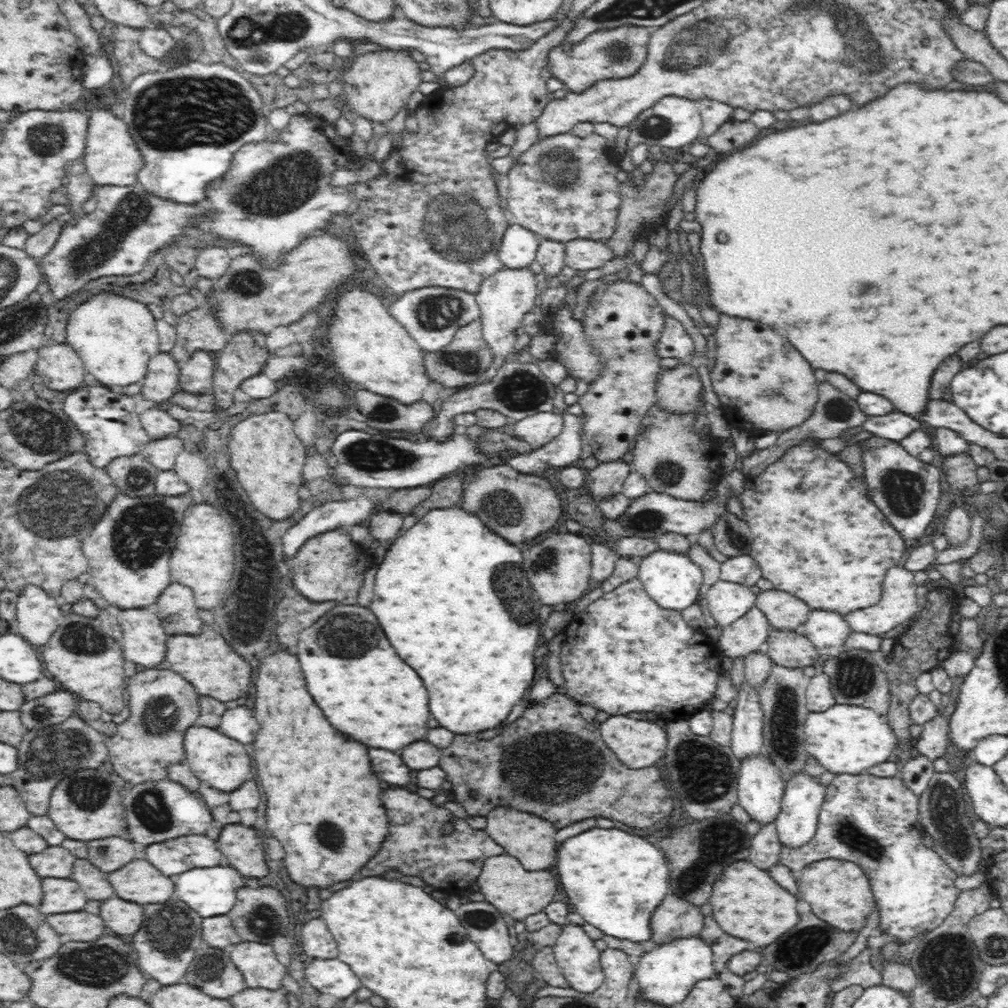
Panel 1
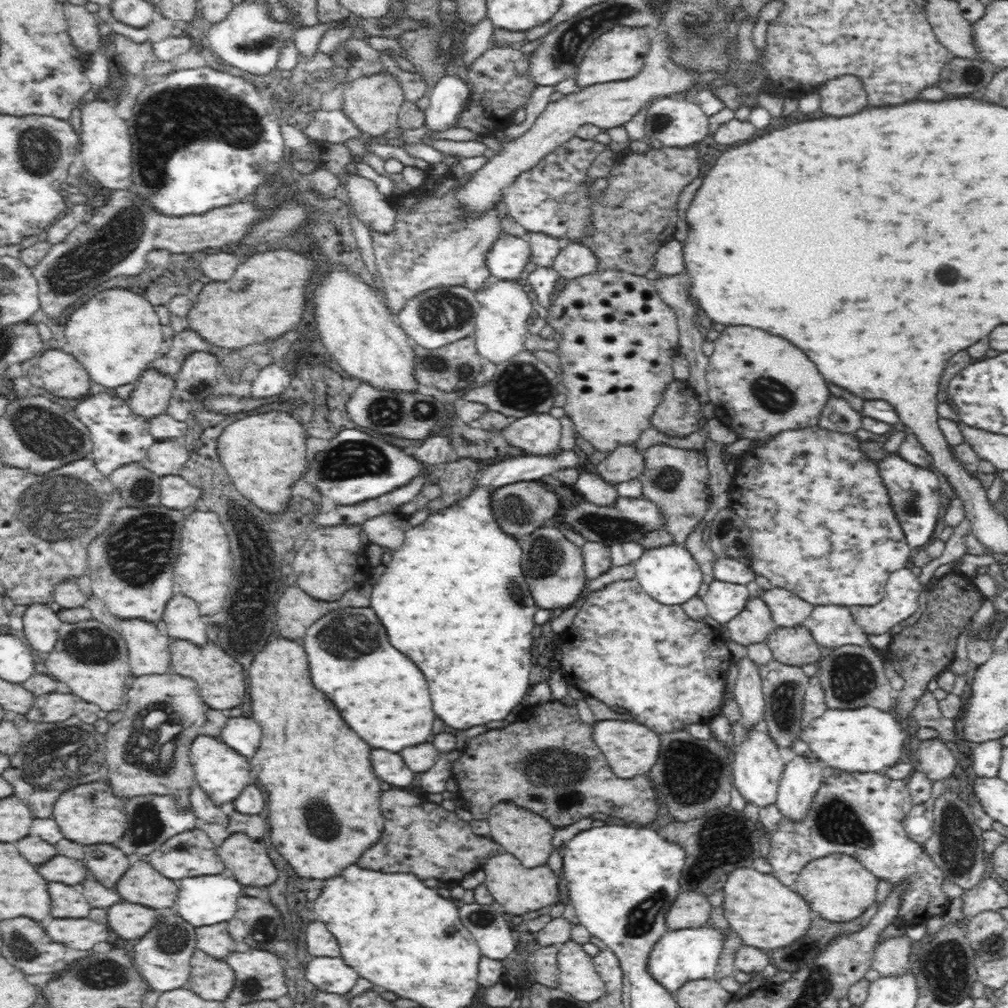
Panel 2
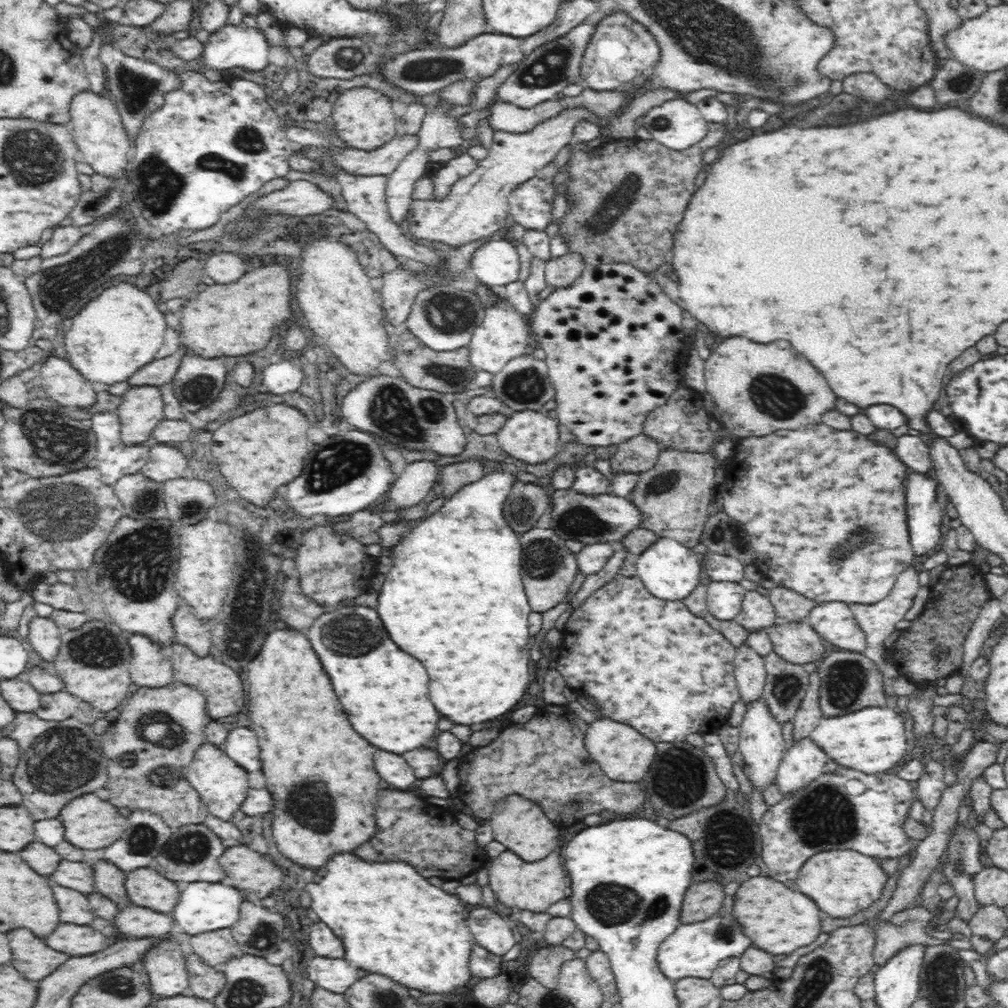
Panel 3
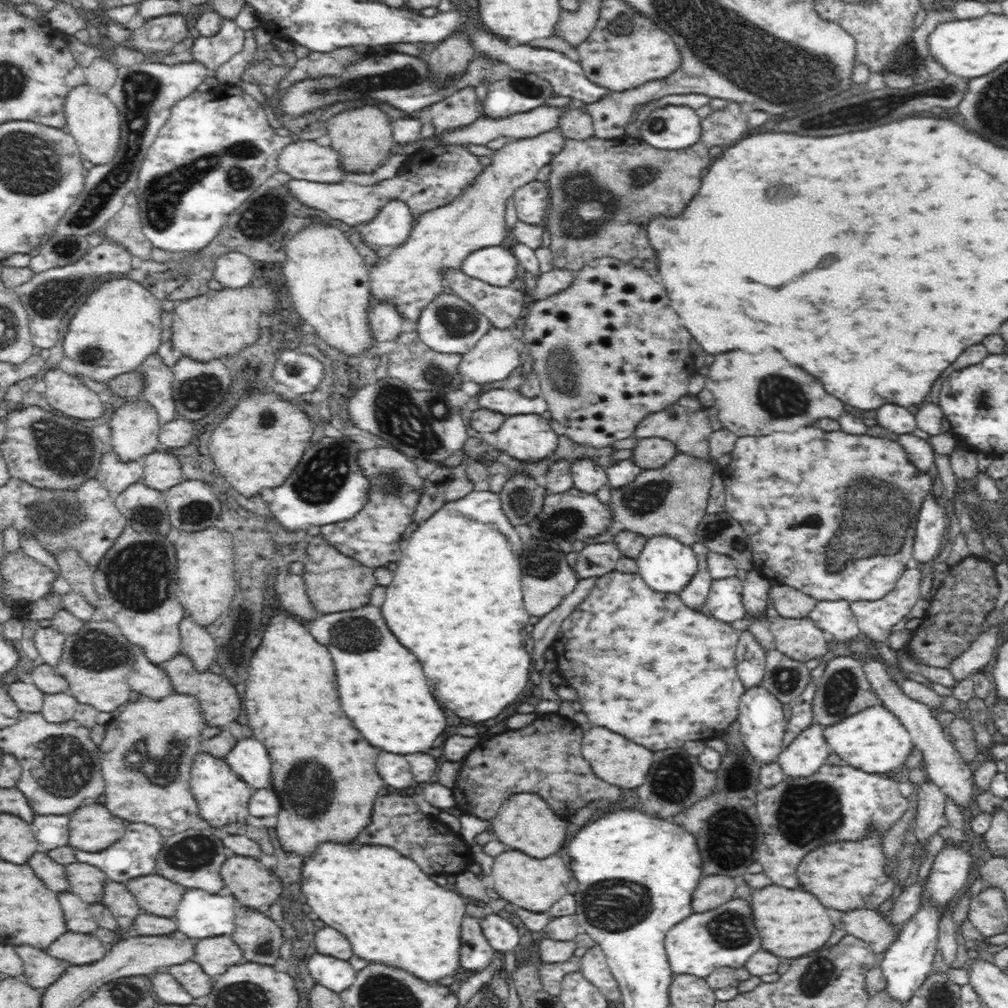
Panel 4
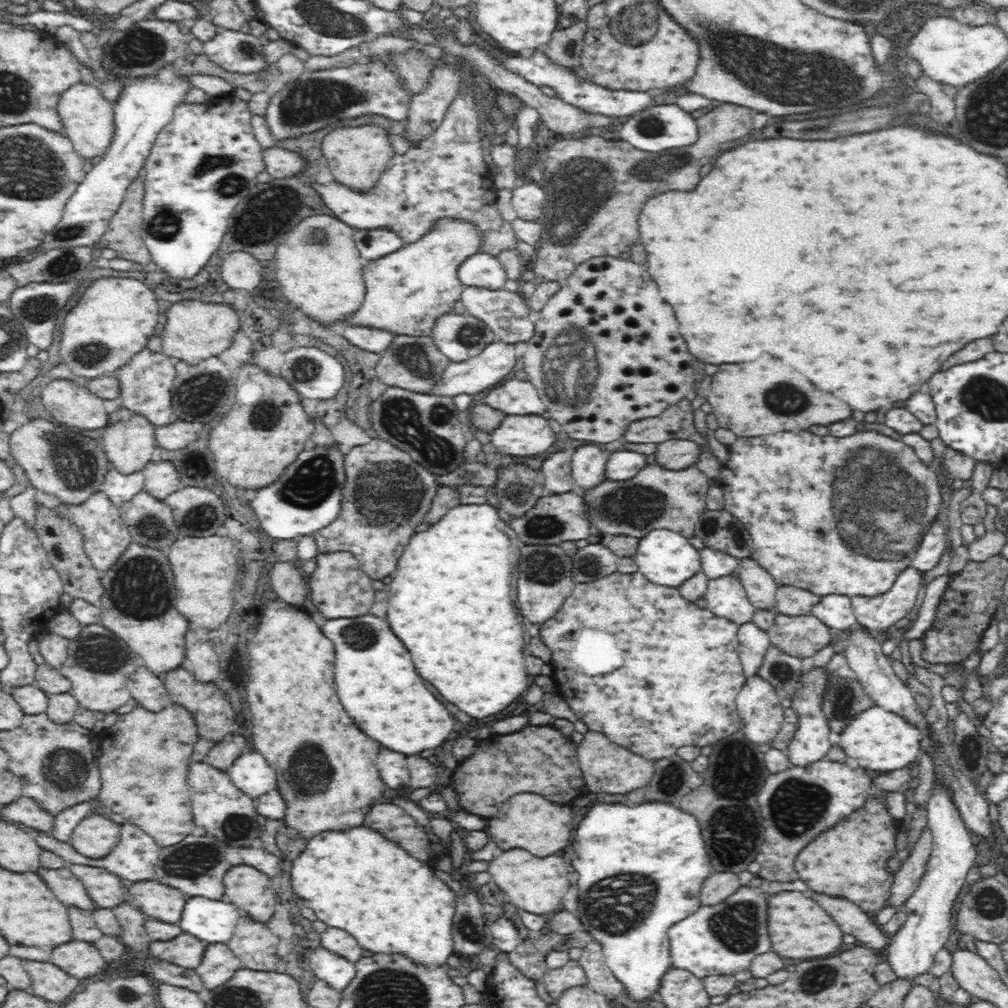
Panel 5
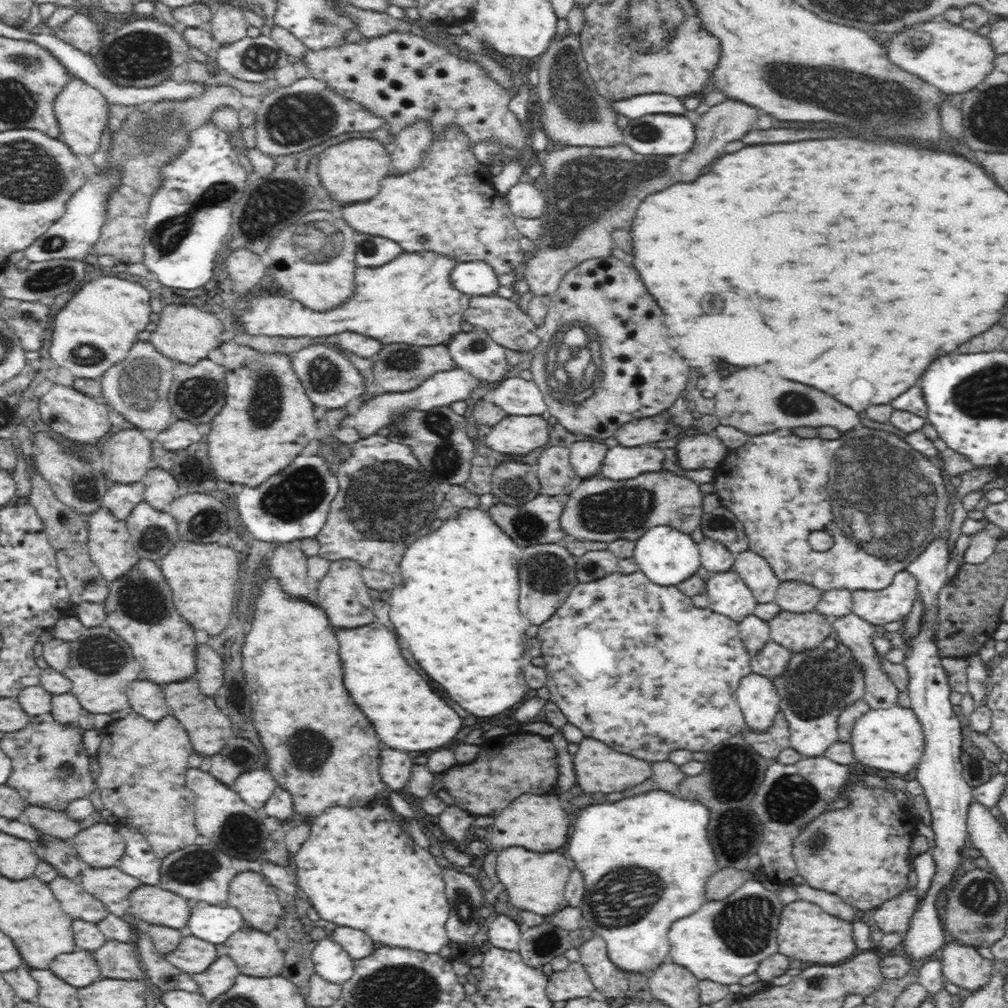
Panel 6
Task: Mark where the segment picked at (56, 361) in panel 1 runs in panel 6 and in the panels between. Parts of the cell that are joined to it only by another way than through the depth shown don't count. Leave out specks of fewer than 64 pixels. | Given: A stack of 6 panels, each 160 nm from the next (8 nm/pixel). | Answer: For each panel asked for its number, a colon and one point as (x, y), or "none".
2: (62, 374)
3: (65, 386)
4: (69, 395)
5: (74, 406)
6: (80, 418)

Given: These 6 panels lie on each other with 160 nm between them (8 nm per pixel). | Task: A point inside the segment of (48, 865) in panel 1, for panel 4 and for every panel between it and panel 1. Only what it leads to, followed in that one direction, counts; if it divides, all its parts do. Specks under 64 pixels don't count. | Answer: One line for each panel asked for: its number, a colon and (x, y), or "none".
2: (69, 871)
3: (79, 876)
4: (88, 882)

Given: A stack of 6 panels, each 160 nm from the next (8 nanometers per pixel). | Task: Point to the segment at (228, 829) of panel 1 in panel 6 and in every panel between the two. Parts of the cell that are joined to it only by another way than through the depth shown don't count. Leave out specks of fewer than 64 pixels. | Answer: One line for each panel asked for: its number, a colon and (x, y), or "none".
2: (250, 863)
3: (250, 872)
4: (252, 885)
5: (246, 887)
6: (254, 897)

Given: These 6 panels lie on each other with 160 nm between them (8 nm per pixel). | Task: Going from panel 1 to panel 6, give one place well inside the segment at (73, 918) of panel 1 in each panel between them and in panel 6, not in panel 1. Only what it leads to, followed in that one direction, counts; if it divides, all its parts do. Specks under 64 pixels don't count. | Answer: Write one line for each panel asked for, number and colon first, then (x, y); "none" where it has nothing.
2: (81, 934)
3: (70, 939)
4: (77, 949)
5: (78, 959)
6: (79, 970)

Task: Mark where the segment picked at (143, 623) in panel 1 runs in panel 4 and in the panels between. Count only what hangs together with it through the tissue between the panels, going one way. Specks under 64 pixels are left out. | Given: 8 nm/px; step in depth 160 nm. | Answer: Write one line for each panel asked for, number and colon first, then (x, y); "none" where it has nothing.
2: (149, 653)
3: (149, 667)
4: (149, 680)

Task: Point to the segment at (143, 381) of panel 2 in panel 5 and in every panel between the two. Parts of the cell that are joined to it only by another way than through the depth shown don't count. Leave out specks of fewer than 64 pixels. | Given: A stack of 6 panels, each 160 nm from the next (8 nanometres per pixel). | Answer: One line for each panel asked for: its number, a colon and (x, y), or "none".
3: (141, 410)
4: (134, 427)
5: (128, 445)

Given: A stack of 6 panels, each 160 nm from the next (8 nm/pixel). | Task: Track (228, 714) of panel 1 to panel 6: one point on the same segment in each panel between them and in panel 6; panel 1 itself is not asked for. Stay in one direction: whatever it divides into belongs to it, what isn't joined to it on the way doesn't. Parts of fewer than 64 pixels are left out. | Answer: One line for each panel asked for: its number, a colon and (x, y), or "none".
2: (240, 734)
3: (242, 747)
4: (248, 760)
5: (250, 773)
6: (255, 787)

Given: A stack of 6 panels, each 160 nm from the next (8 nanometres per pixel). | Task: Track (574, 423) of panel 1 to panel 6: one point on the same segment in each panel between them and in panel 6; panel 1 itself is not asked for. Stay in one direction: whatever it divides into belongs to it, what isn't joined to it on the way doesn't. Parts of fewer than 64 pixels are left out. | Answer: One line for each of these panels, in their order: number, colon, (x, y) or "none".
2: (466, 602)
3: (454, 598)
4: (457, 605)
5: (455, 610)
6: (457, 610)

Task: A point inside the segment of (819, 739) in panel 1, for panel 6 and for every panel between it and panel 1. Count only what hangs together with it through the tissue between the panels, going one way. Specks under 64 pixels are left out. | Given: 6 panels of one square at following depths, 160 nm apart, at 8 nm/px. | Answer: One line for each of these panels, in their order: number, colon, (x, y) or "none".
2: (870, 740)
3: (874, 740)
4: (874, 740)
5: (880, 740)
6: (891, 739)

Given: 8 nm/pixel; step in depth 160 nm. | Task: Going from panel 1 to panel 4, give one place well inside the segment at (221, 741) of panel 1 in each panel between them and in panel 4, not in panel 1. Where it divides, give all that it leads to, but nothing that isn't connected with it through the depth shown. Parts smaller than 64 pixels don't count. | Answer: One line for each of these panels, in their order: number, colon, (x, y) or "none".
2: (221, 773)
3: (222, 785)
4: (222, 799)

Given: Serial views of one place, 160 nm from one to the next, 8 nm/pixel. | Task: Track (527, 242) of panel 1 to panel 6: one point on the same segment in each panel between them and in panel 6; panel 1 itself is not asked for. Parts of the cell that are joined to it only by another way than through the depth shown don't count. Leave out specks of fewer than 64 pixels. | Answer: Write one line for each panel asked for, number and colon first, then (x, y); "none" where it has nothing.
2: (506, 258)
3: (495, 263)
4: (496, 265)
5: (480, 270)
6: (472, 278)

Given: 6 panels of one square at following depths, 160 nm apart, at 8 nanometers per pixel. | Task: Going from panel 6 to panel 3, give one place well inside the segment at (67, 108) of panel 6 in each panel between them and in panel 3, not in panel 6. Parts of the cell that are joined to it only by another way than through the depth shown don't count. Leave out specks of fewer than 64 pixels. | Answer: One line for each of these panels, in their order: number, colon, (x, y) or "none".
3: (100, 136)
4: (92, 119)
5: (87, 117)

